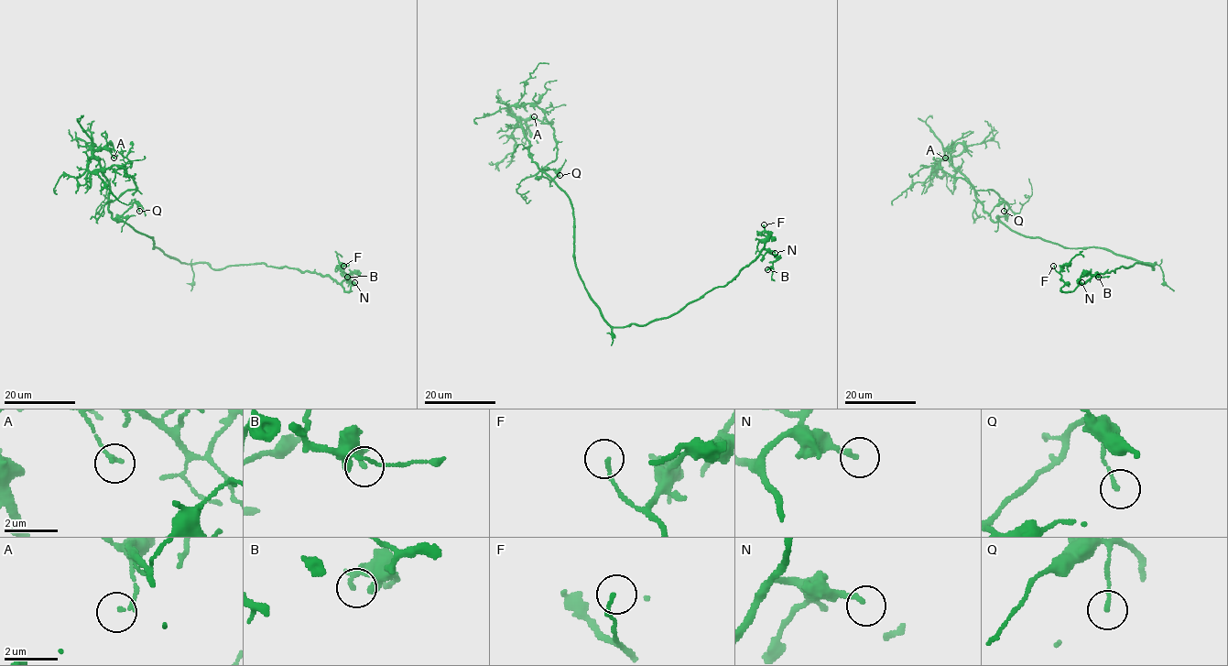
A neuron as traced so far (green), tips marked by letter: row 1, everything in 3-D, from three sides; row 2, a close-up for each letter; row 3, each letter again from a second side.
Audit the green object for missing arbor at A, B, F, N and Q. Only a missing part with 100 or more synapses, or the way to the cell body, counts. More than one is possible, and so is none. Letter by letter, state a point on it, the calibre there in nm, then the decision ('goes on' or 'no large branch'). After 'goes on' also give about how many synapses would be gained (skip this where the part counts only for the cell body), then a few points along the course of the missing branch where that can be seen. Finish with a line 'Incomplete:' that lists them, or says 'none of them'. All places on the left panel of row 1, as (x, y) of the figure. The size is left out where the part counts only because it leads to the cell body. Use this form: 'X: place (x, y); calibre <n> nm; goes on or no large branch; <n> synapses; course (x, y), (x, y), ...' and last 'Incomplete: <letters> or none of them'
A: place (114, 158); calibre 150 nm; no large branch
B: place (347, 277); calibre 200 nm; no large branch
F: place (343, 266); calibre 140 nm; no large branch
N: place (354, 282); calibre 190 nm; no large branch
Q: place (139, 211); calibre 120 nm; no large branch
Incomplete: none of them

